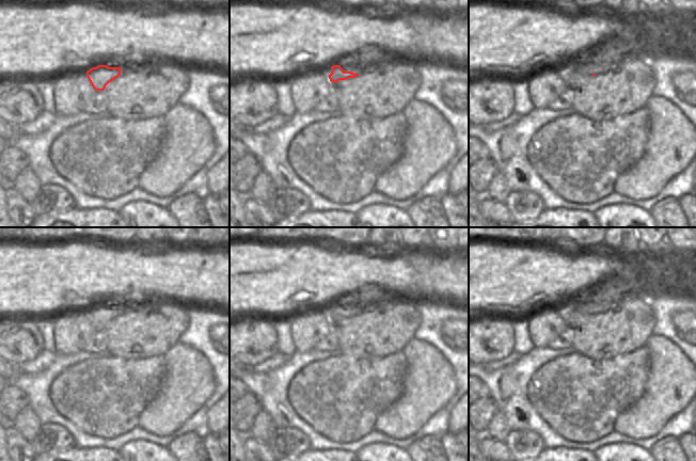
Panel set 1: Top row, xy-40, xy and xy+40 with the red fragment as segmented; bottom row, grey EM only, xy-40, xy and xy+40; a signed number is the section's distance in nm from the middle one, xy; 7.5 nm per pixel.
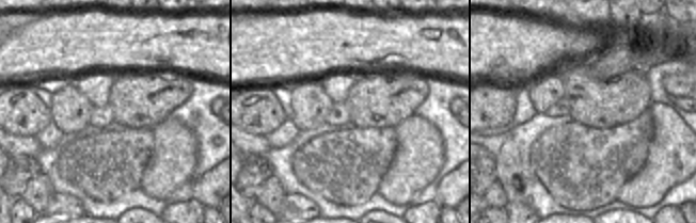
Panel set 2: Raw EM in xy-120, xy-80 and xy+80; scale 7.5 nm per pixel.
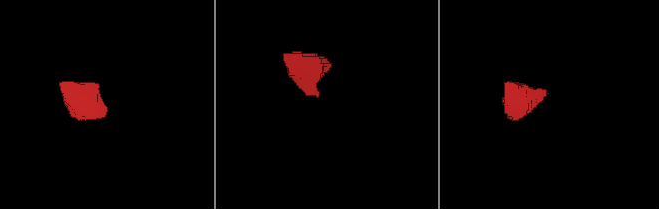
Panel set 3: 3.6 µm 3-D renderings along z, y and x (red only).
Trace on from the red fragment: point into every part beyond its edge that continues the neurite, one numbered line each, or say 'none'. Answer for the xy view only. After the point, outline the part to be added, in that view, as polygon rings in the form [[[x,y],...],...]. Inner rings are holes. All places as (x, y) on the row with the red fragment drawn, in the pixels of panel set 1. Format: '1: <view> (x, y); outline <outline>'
1: xy (368, 58); outline [[[367,46],[339,65],[344,71],[352,71],[360,75],[367,69],[376,67],[384,59],[385,51],[382,48]]]

